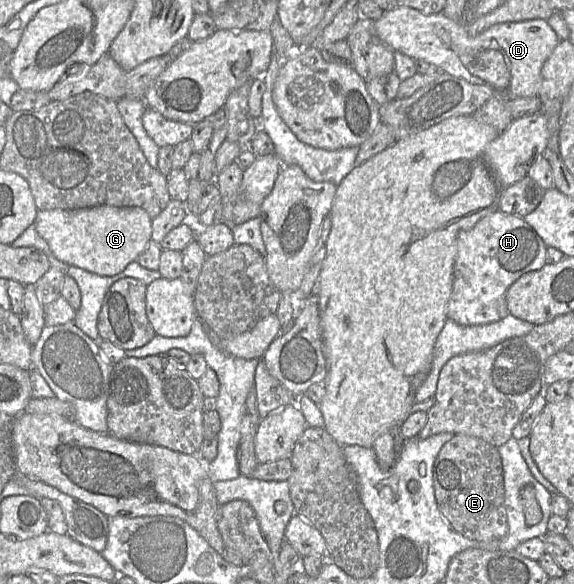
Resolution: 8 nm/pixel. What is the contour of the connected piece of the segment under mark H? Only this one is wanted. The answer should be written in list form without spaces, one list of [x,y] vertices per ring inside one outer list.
[[[499,209],[481,218],[472,228],[459,233],[447,318],[463,326],[505,318],[509,315],[508,288],[525,273],[541,269],[546,264],[546,252],[542,238],[523,218]]]

